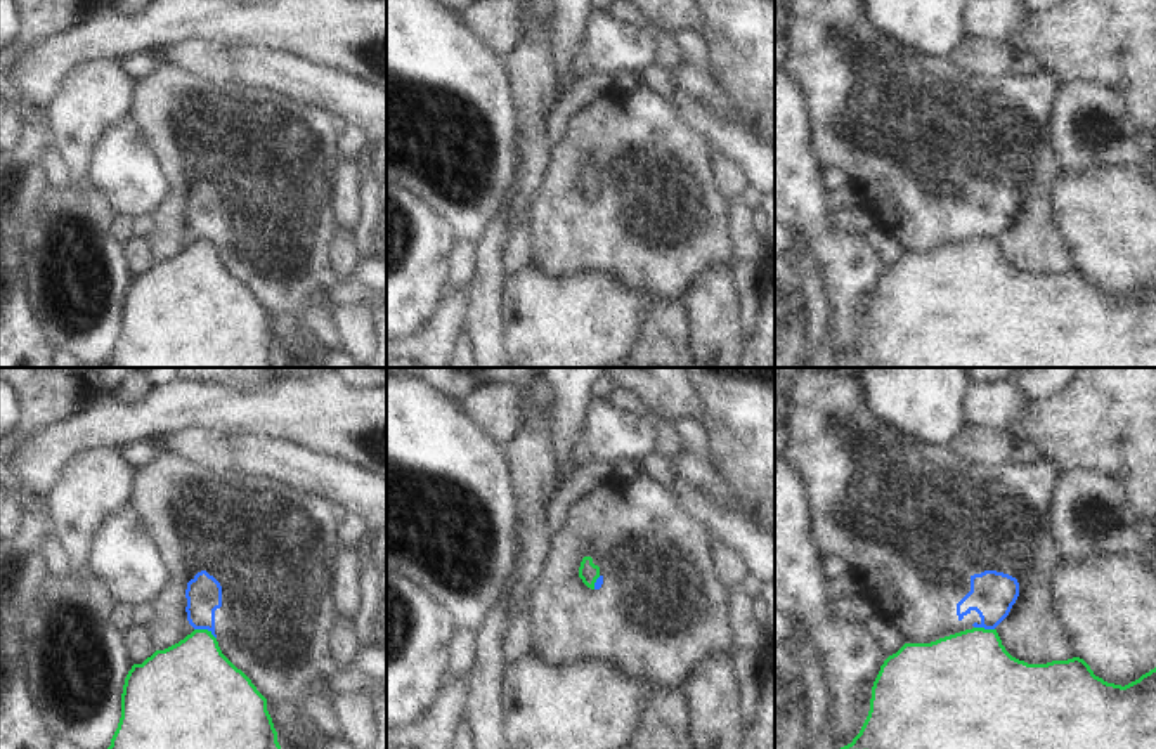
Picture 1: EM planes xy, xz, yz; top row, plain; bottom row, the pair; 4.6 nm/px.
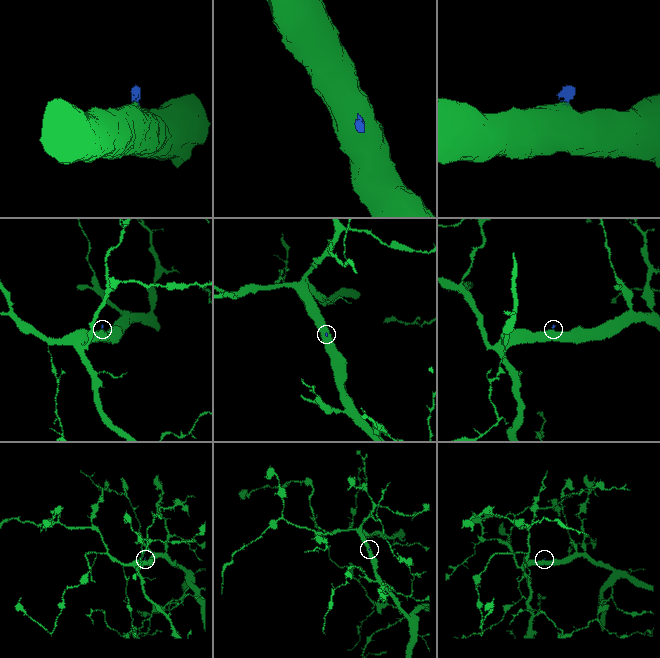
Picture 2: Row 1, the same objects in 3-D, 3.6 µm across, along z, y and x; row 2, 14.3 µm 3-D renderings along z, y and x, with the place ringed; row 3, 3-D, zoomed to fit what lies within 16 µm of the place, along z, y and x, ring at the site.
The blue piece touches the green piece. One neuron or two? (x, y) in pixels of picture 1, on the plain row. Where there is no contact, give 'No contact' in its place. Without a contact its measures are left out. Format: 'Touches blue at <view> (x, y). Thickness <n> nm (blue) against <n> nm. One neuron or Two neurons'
Touches blue at xy (205, 240). Thickness 170 nm (blue) against 380 nm. Two neurons.

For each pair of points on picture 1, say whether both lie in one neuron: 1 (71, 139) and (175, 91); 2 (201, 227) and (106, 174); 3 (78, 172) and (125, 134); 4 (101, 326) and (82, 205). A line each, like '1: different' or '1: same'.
1: different
2: different
3: different
4: same

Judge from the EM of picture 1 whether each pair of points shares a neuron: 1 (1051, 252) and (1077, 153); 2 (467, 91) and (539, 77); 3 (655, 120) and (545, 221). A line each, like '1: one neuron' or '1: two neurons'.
1: two neurons
2: two neurons
3: one neuron

